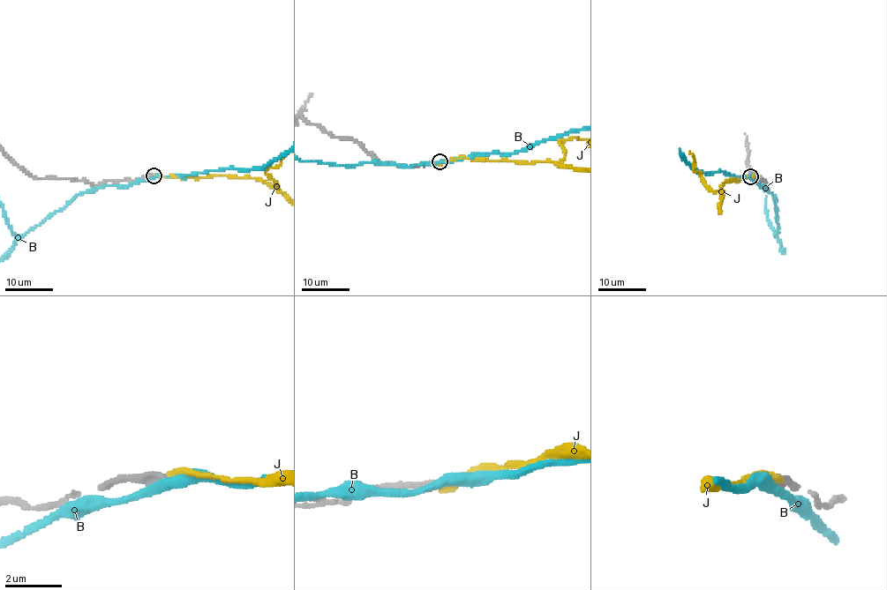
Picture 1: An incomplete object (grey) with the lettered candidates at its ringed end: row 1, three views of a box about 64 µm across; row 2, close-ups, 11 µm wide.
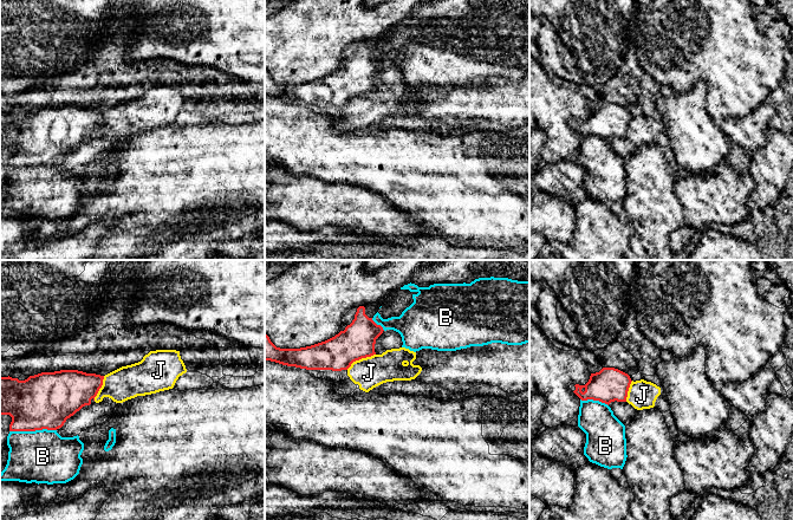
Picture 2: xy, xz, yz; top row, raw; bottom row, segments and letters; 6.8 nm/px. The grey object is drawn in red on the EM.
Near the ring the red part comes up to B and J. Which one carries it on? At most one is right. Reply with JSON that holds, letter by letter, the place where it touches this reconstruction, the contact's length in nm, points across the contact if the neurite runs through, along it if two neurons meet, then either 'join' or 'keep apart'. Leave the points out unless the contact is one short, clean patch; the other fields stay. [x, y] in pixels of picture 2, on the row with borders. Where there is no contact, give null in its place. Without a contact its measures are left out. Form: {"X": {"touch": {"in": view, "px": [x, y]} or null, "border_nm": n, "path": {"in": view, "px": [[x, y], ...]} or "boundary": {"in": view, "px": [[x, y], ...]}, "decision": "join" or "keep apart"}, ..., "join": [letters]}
{"B": {"touch": {"in": "xy", "px": [32, 430]}, "border_nm": 320, "decision": "keep apart"}, "J": {"touch": {"in": "xz", "px": [361, 358]}, "border_nm": 220, "boundary": {"in": "xz", "px": [[375, 353], [356, 359], [346, 369]]}, "decision": "keep apart"}, "join": []}

